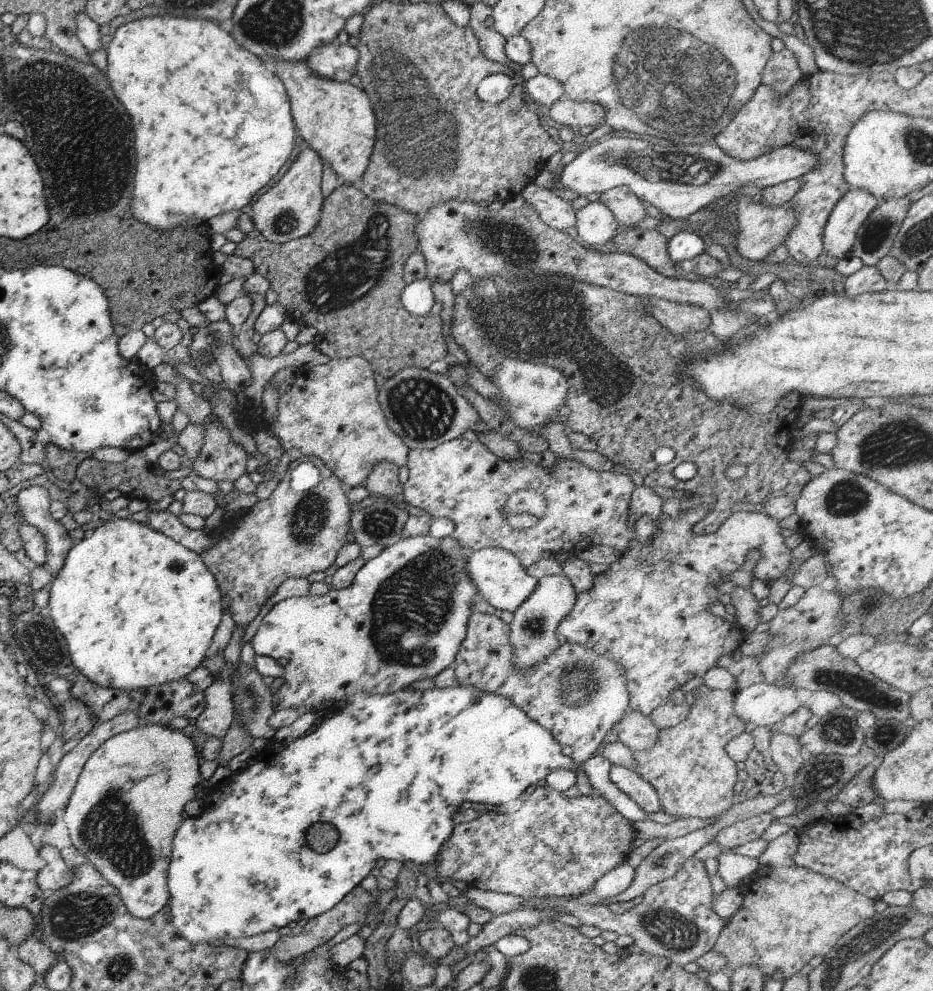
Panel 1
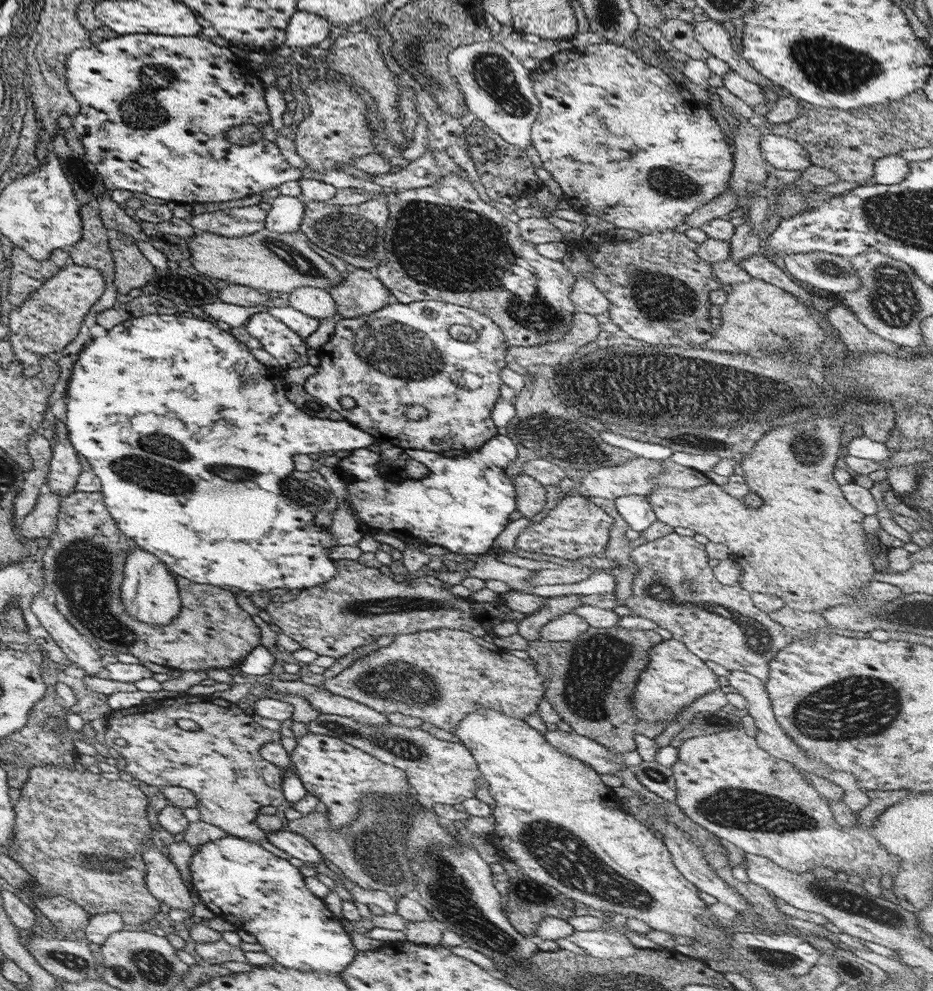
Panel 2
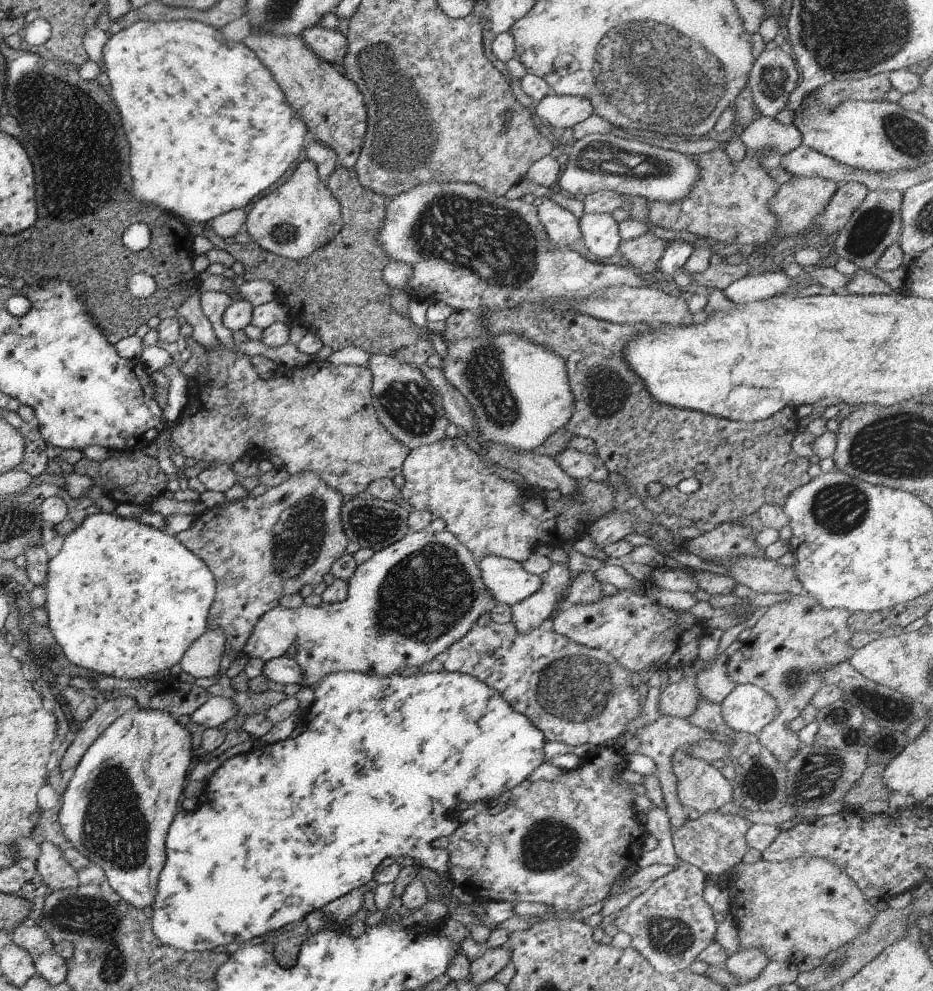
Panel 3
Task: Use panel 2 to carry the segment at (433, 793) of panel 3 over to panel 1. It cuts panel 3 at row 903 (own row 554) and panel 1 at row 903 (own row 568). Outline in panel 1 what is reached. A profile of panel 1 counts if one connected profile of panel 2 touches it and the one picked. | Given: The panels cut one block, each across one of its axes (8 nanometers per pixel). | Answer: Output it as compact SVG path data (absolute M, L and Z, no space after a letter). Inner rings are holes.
M459 684L454 688L440 689L434 686L432 690L425 690L425 692L405 690L405 692L395 692L389 696L354 693L347 699L339 701L329 711L331 716L323 720L307 736L301 736L295 742L287 742L282 745L271 744L259 750L253 764L231 774L229 778L210 791L204 802L204 810L199 816L185 816L180 822L172 842L173 852L168 859L166 885L171 896L166 908L170 912L172 924L175 924L175 930L181 936L185 936L187 940L211 944L215 940L223 940L225 936L229 936L229 938L255 936L262 932L275 931L285 924L295 923L301 918L303 920L313 918L335 906L354 886L359 885L359 882L369 874L379 858L381 860L413 860L413 862L418 862L420 869L436 874L434 866L436 858L441 852L442 844L451 834L454 827L451 816L458 810L461 802L467 800L477 802L477 804L502 805L509 800L522 798L535 786L536 782L543 780L551 770L557 770L557 768L567 768L571 772L575 772L575 770L584 772L593 792L609 801L609 804L631 824L645 818L645 813L613 784L612 779L608 776L611 764L607 759L593 753L583 762L576 763L572 756L568 757L561 753L562 746L553 738L552 734L533 722L520 708L502 696L482 693L476 688L461 687ZM325 820L339 832L339 840L329 852L317 854L307 846L305 830L311 824L325 822Z

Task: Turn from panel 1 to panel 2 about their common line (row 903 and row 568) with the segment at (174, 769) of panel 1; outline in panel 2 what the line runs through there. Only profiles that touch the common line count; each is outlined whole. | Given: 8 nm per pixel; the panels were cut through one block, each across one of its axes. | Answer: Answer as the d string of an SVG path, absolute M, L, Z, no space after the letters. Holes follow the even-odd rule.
M133 548L125 555L123 579L119 585L119 598L125 614L149 626L167 626L179 614L179 591L171 574L153 554Z

